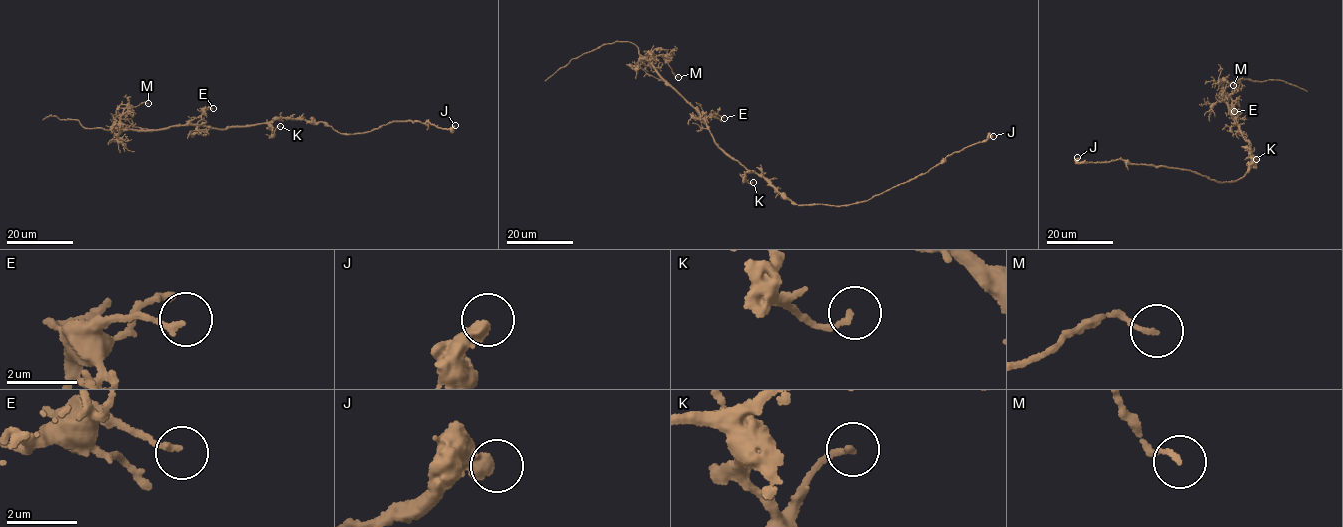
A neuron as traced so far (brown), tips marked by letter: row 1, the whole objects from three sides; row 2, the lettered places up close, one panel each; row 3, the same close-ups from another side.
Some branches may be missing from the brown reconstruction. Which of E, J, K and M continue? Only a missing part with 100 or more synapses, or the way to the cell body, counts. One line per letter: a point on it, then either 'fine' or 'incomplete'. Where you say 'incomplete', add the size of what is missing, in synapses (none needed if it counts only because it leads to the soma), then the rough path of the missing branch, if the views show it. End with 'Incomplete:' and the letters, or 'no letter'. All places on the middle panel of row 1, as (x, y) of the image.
E: at (724, 118); fine
J: at (993, 136); fine
K: at (753, 182); fine
M: at (678, 77); fine
Incomplete: no letter

